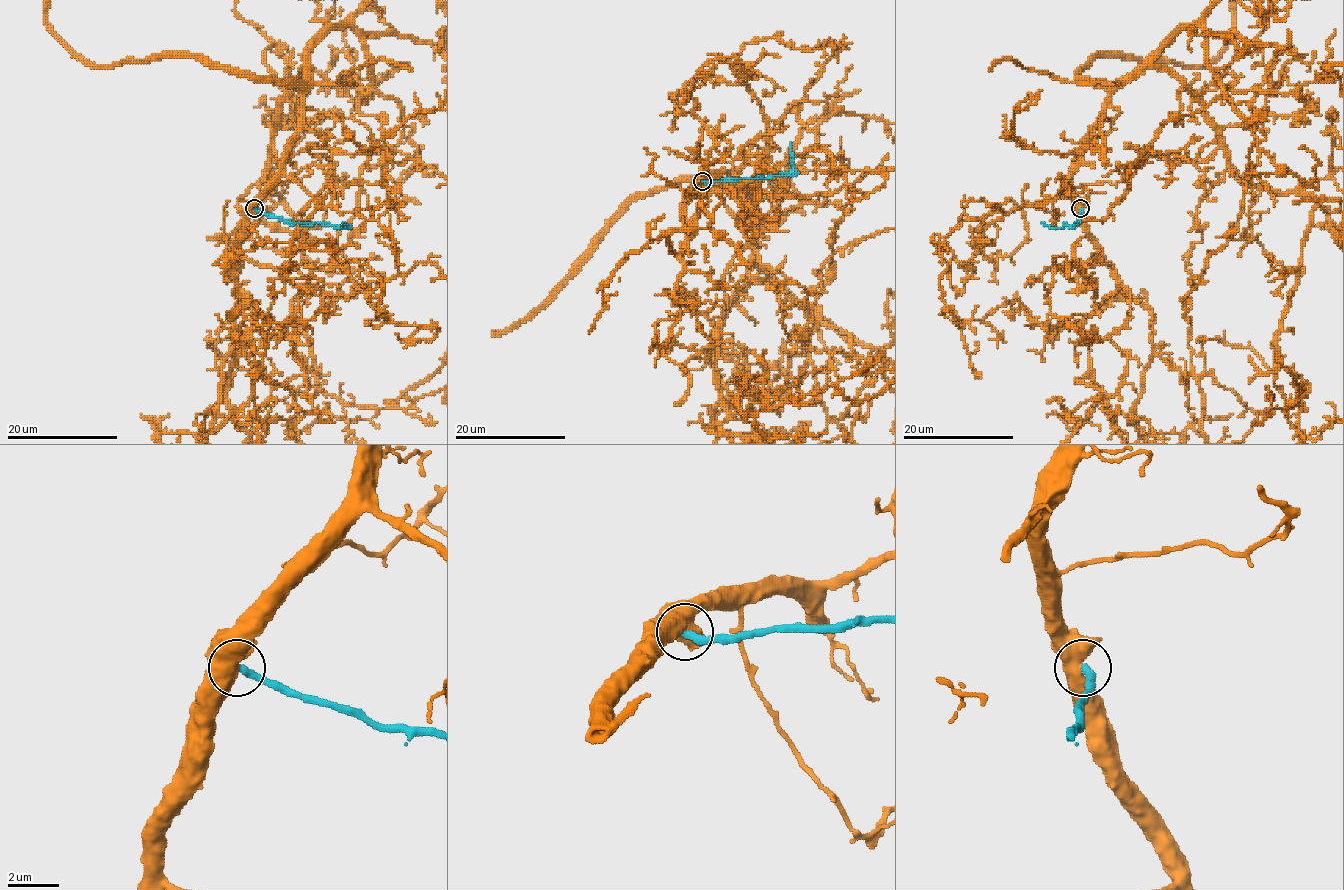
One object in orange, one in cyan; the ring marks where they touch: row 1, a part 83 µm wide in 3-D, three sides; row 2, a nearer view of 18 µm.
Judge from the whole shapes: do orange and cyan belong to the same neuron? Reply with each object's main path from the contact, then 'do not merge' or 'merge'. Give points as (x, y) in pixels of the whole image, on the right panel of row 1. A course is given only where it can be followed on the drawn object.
orange runs (1079, 208), (1071, 172), (1108, 91), (1079, 73), (1207, 66), (1233, 23); cyan runs (1079, 208), (1079, 221), (1074, 226), (1067, 225), (1057, 229), (1042, 223); do not merge

